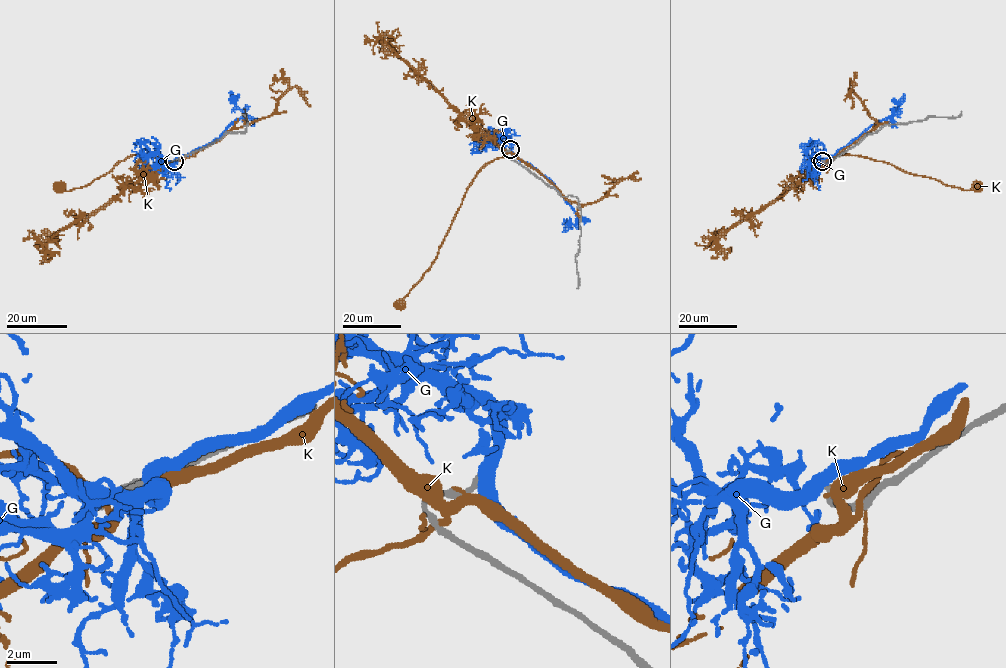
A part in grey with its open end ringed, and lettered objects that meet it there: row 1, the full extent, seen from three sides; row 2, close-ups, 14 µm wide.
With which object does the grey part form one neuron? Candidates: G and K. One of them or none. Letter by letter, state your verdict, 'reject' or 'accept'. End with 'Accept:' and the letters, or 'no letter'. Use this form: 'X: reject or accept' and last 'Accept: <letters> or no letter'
G: accept
K: reject
Accept: G

